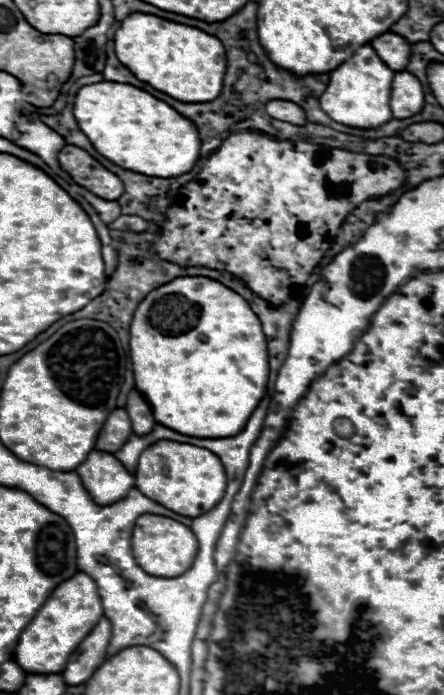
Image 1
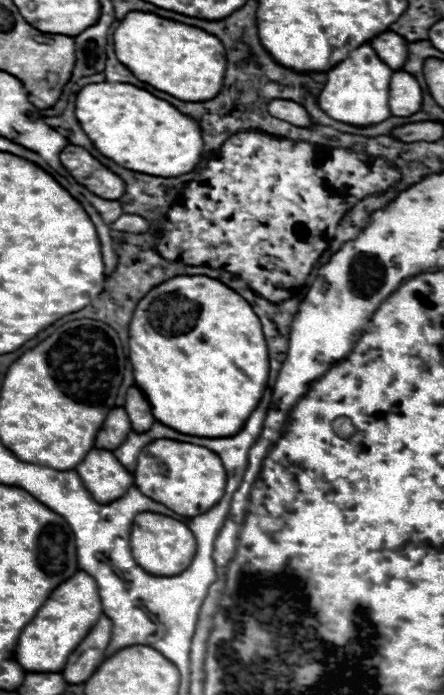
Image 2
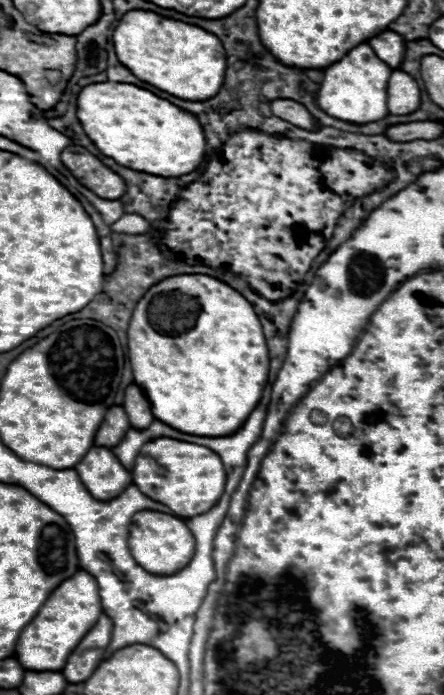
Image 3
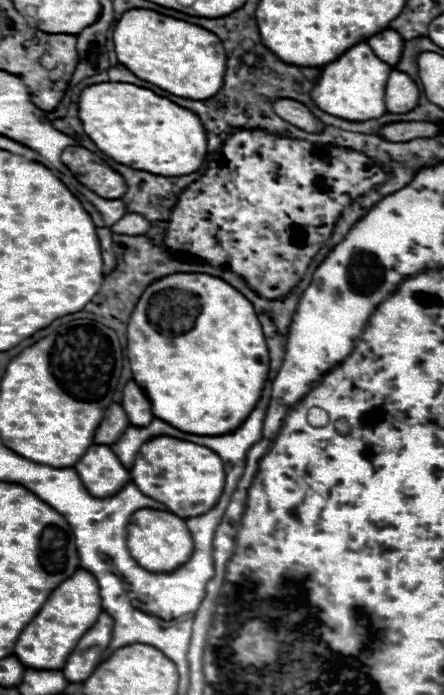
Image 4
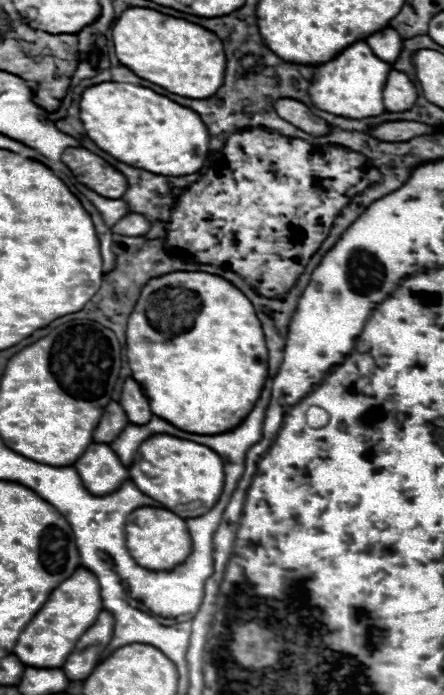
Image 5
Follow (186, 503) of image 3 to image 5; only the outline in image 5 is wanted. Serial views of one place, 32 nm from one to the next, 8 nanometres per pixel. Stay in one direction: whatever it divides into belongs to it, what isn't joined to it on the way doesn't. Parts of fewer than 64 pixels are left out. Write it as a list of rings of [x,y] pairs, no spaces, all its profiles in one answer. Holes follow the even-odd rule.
[[[154,434],[152,438],[146,438],[128,470],[130,480],[146,496],[164,504],[180,518],[206,514],[218,502],[224,488],[224,462],[212,448],[168,434]]]

